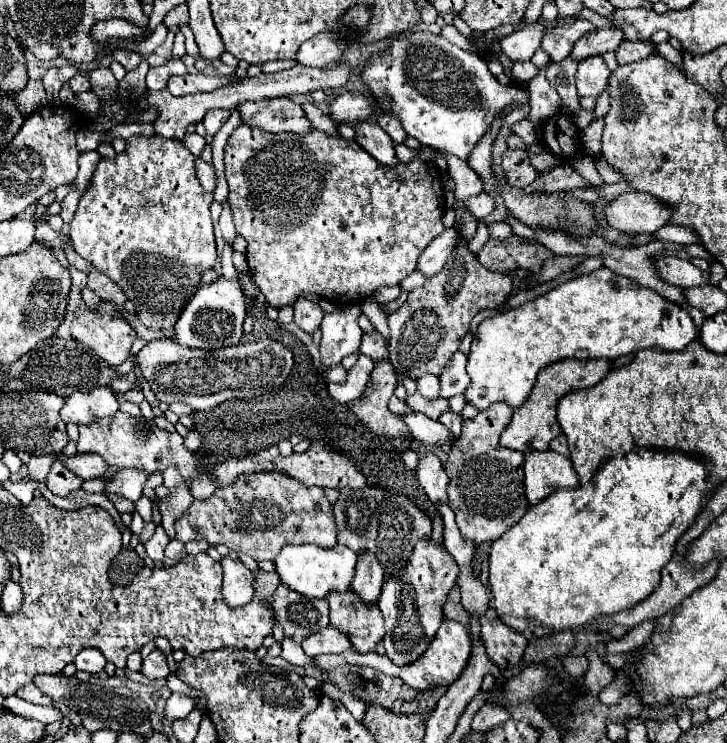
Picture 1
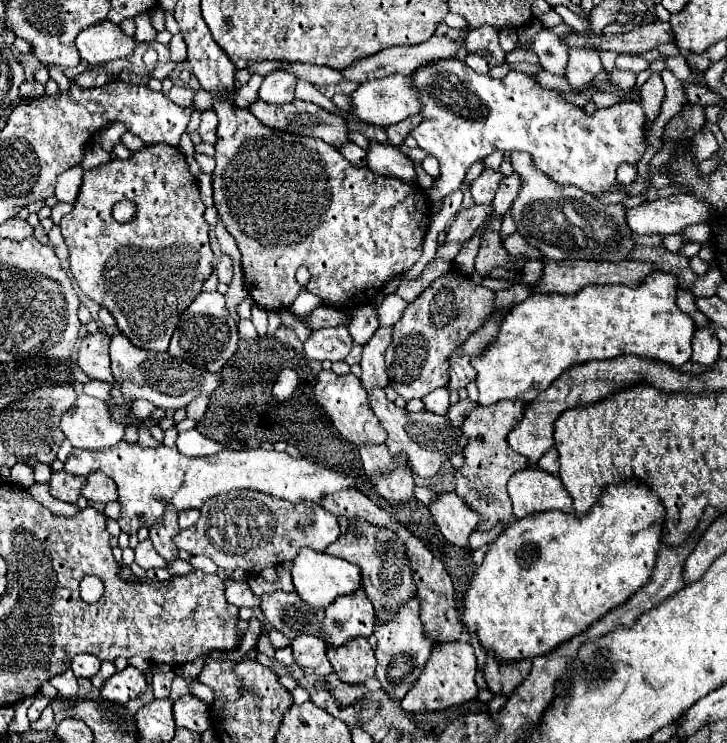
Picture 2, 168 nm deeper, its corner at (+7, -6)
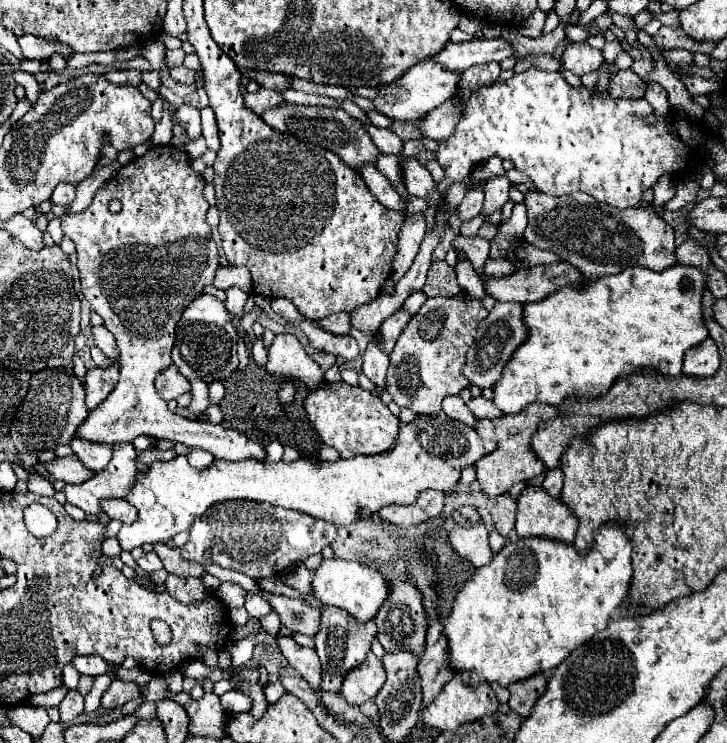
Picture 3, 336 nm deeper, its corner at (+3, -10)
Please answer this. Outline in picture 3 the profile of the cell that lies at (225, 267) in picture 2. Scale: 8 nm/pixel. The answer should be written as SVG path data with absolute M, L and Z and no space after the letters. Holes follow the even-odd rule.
M232 286L232 288L228 288L226 290L226 308L228 308L228 312L232 314L232 316L236 316L236 318L242 318L246 312L244 312L244 304L246 304L246 300L248 300L248 292L244 292L244 290L240 290L238 286Z

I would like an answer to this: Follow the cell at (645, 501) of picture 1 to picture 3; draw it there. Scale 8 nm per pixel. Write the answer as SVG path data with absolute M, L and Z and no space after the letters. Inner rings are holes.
M604 524L600 526L596 532L594 532L594 546L586 552L586 556L580 556L576 552L574 546L570 544L562 544L562 542L556 542L556 540L546 540L546 538L514 538L510 540L498 554L494 554L492 562L484 568L478 568L474 572L474 576L458 590L456 594L456 600L452 604L452 612L450 616L446 618L446 626L442 628L442 634L444 638L448 640L448 660L450 660L450 668L462 676L464 684L476 688L480 686L482 682L486 684L500 684L502 688L508 688L510 684L514 682L520 682L520 680L526 680L534 674L540 674L540 672L552 672L562 660L566 660L570 656L572 650L576 650L578 646L582 646L586 640L590 640L596 632L602 632L606 626L608 626L608 620L610 620L610 614L622 606L622 602L626 600L626 594L628 594L628 586L630 586L630 578L632 578L632 564L630 564L630 556L632 556L632 544L624 532L624 526L620 524Z

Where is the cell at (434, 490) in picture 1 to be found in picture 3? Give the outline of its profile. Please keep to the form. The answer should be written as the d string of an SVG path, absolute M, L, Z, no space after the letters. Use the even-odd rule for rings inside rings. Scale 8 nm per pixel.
M484 520L474 522L472 528L456 524L456 528L450 532L450 544L462 558L472 562L472 566L476 568L486 566L494 556L488 544L488 532Z

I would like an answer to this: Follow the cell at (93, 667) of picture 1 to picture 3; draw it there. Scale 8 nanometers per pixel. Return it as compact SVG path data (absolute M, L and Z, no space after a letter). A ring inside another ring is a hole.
M96 654L94 656L76 656L76 658L72 658L72 664L80 674L90 674L90 676L106 674L106 670L108 670L108 662L104 662L104 658L96 656Z

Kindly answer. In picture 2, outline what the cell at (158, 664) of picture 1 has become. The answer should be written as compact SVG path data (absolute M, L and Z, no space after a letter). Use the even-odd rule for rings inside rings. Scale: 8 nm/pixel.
M126 666L122 672L116 672L100 690L102 698L126 704L128 700L138 698L148 688L146 674L134 666Z

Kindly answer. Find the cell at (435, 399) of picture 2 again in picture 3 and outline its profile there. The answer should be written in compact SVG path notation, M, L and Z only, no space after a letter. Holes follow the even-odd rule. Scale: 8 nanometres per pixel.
M448 396L448 398L444 398L444 402L442 402L442 410L446 412L448 418L452 418L452 420L460 420L460 422L468 424L470 428L474 428L476 422L478 422L476 416L468 410L468 406L464 404L464 400L462 400L460 396Z

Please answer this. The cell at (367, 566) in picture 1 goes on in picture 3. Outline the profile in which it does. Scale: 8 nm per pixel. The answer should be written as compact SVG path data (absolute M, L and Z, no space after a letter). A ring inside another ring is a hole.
M326 606L322 616L320 616L320 630L316 632L316 654L322 664L322 682L320 682L320 692L330 692L330 694L340 694L340 686L344 682L344 676L360 666L370 652L370 644L376 638L376 624L374 620L360 624L356 622L348 612L336 608L336 606Z

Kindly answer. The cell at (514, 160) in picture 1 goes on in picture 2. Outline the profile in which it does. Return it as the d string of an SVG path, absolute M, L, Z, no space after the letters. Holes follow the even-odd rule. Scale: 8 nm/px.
M484 170L474 182L472 182L472 198L476 204L484 204L484 202L492 202L494 194L500 186L500 182L504 180L504 174L500 170Z

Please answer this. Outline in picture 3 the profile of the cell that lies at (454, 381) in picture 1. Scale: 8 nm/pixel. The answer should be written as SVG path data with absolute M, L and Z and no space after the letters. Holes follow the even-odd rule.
M496 302L496 306L488 312L488 316L480 322L476 340L468 350L468 362L464 366L464 374L474 386L492 388L502 374L502 368L512 358L520 342L528 338L528 326L522 320L522 304L520 302Z

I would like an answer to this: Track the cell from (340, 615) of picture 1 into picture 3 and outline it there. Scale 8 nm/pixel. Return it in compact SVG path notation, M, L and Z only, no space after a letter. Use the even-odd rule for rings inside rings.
M370 652L364 664L346 674L342 684L342 696L350 706L360 706L380 692L384 678L386 674L382 668L382 660L378 660L374 652Z

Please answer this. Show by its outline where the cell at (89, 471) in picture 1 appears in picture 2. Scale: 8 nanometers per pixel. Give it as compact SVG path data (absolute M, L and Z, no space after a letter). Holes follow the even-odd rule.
M90 474L86 478L86 484L82 488L82 496L88 500L96 500L96 502L110 502L110 500L118 500L116 494L116 484L106 476L106 474Z

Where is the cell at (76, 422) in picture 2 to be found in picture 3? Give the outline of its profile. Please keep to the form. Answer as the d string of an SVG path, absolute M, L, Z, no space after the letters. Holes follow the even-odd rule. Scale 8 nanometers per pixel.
M72 438L70 446L74 454L80 458L80 462L84 462L84 466L88 466L88 470L94 472L102 472L112 458L112 446L108 444L94 444L94 442L84 442L80 438Z

